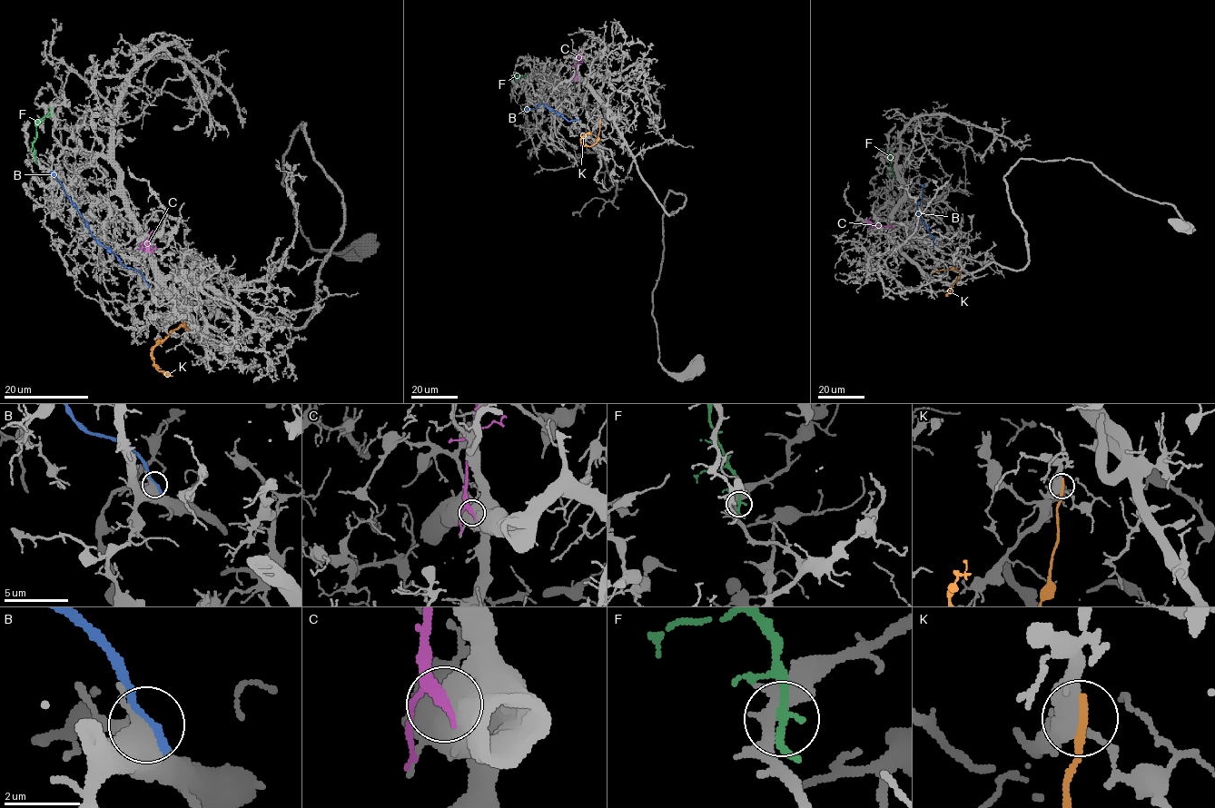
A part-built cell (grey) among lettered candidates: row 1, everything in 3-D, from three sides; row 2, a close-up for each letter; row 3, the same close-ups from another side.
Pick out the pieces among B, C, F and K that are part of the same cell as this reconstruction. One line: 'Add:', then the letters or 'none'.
Add: none

